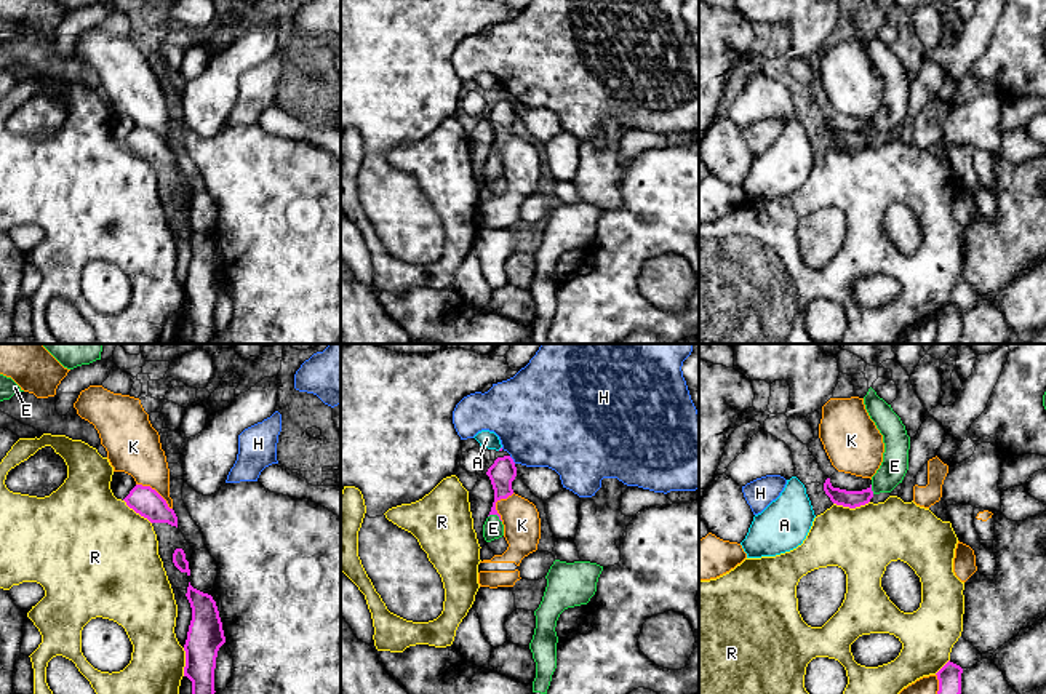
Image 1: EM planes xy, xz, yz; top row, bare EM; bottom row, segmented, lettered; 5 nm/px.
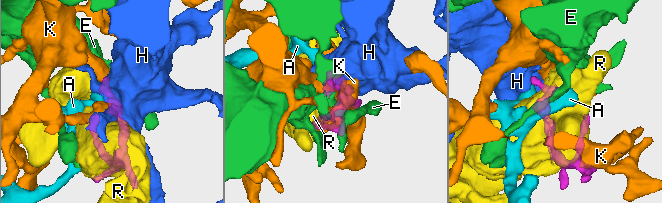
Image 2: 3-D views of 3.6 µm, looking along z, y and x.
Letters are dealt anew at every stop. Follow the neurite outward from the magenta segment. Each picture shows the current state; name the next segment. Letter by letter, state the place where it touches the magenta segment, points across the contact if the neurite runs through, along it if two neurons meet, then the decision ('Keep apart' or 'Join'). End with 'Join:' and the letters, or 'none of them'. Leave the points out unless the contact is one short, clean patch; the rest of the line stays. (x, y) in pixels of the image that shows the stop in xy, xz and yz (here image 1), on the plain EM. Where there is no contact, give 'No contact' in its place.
A: No contact. Keep apart
E: Touches magenta at xz (496, 155). Path across: xz (503, 114), (496, 155), (493, 170). Join
H: Touches magenta at xz (512, 101). Keep apart
K: Touches magenta at xy (155, 133). Keep apart
R: Touches magenta at yz (851, 149). Keep apart
Join: E

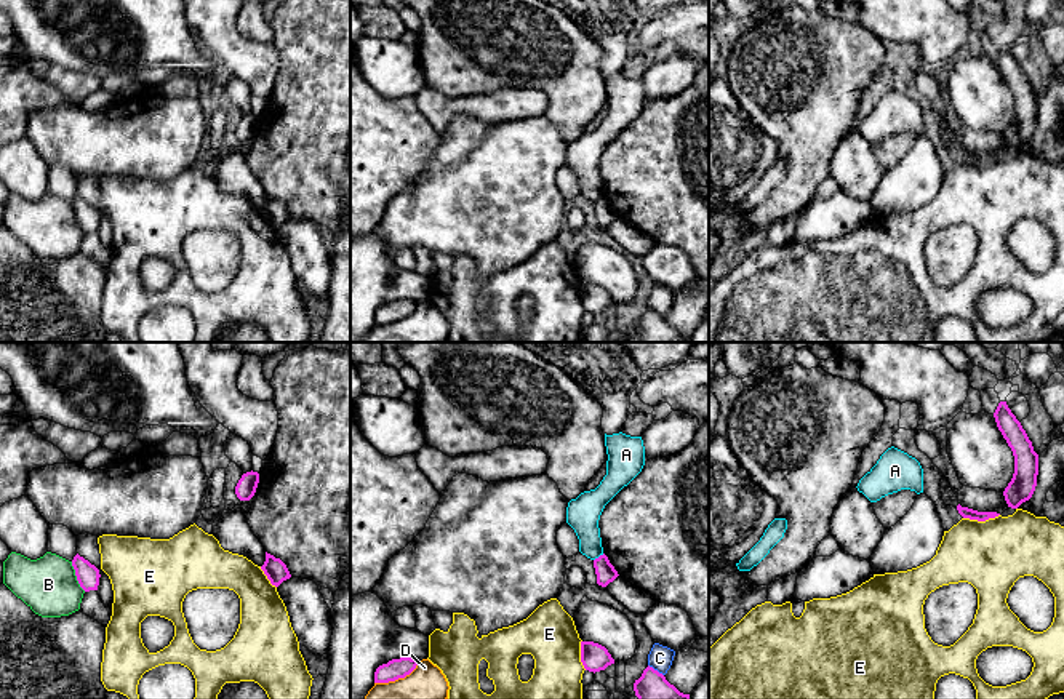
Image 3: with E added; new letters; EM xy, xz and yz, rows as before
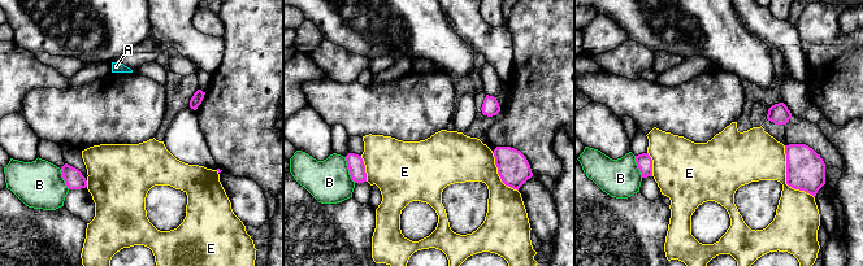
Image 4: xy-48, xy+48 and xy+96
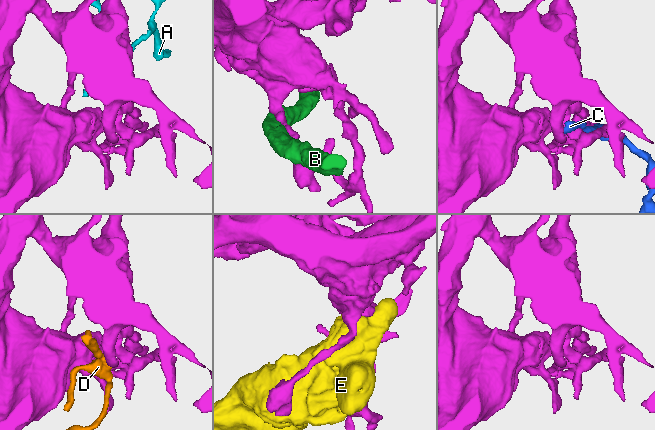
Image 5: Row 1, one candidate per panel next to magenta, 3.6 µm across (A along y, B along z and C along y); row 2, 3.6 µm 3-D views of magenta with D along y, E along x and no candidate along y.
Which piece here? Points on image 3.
A: Touches magenta at xz (600, 197). Keep apart
B: Touches magenta at xy (76, 216). Keep apart
C: Touches magenta at xz (656, 312). Keep apart
D: Touches magenta at xz (397, 320). Keep apart
E: Touches magenta at yz (981, 162). Keep apart
Join: none of them

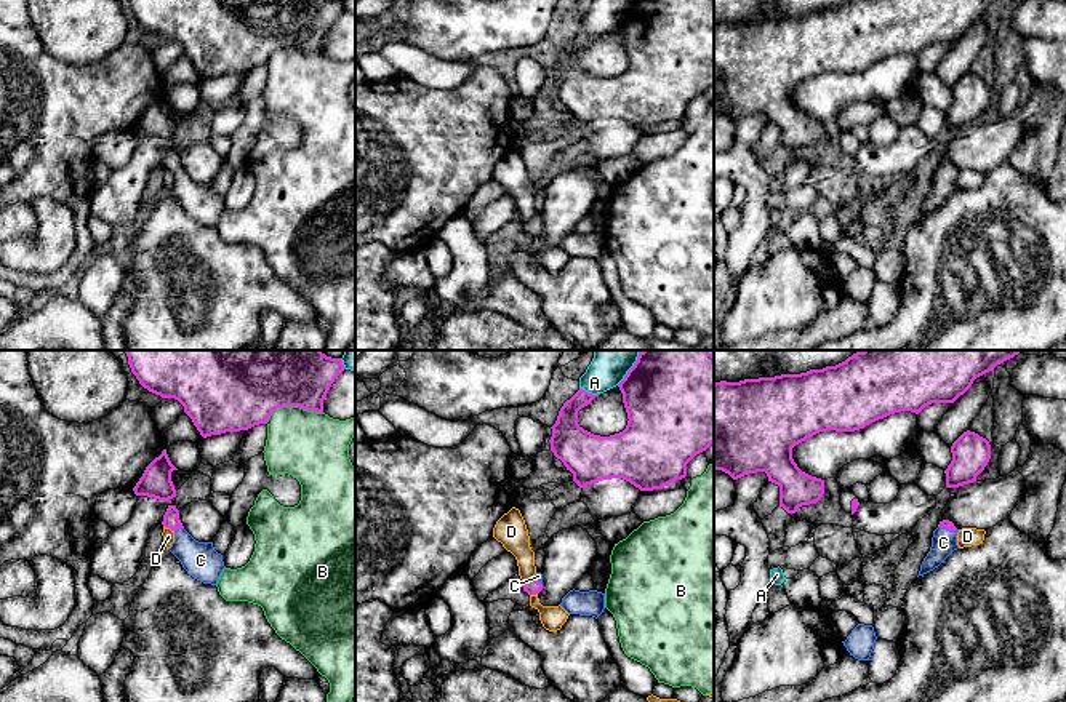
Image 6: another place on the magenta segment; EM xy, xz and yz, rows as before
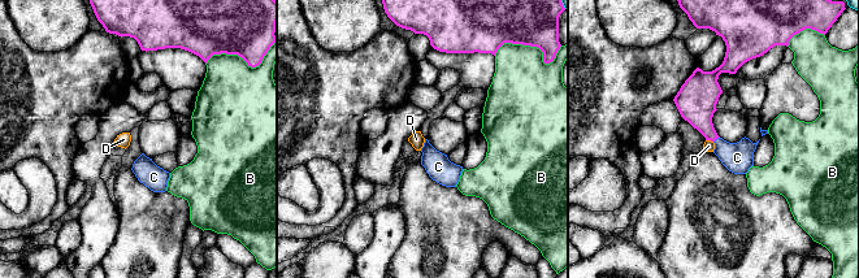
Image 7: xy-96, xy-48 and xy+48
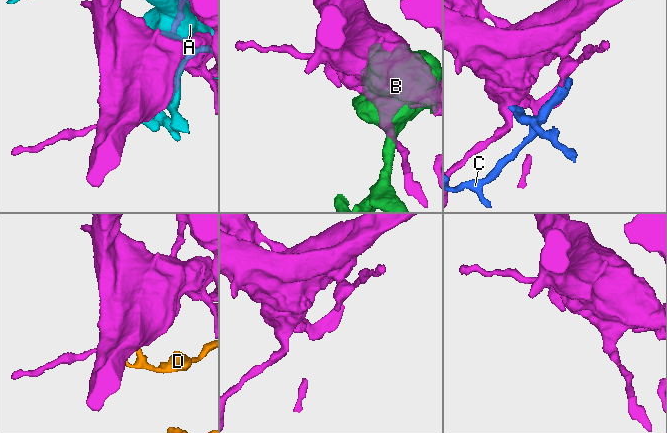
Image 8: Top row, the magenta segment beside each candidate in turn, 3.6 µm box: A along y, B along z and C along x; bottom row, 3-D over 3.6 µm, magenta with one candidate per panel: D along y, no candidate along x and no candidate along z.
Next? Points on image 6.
A: Touches magenta at xz (588, 34). Keep apart
B: Touches magenta at xy (292, 47). Keep apart
C: Touches magenta at xy (178, 170). Path across: xy (172, 162), (178, 170), (184, 186), (200, 202). Join
D: Touches magenta at xy (168, 168). Keep apart
Join: C

